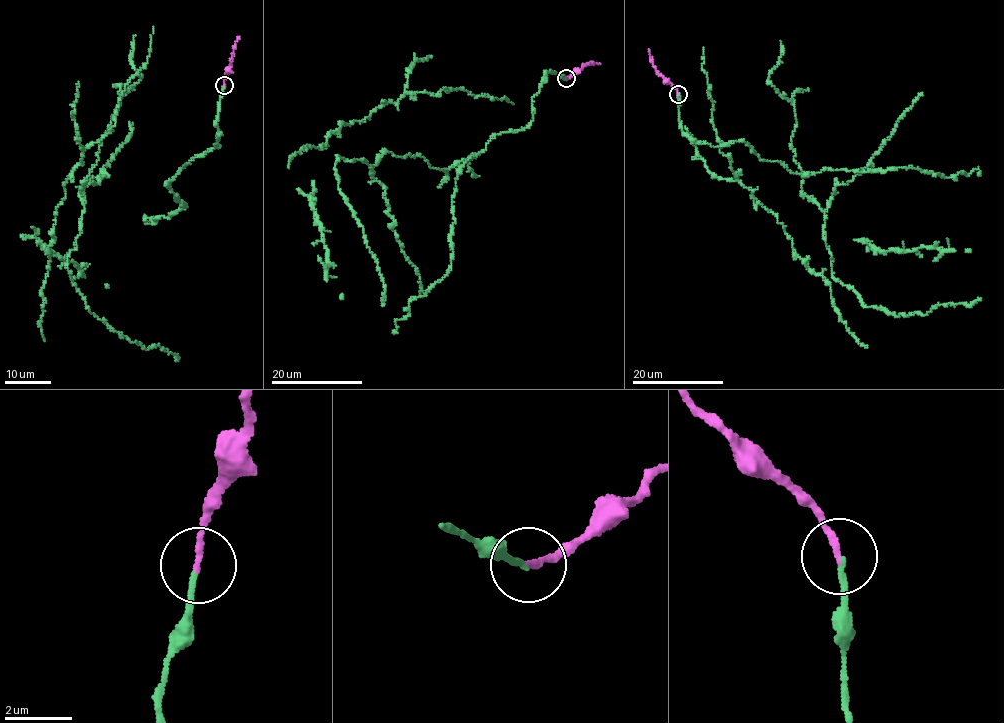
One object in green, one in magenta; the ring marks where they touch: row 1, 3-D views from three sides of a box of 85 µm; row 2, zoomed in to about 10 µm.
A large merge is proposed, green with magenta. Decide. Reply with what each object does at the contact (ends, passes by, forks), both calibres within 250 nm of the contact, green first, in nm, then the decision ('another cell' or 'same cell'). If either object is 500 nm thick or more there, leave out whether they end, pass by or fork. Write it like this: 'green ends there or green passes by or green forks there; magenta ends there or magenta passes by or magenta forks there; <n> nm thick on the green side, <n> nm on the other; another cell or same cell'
green ends there; magenta ends there; 150 nm thick on the green side, 180 nm on the other; same cell

